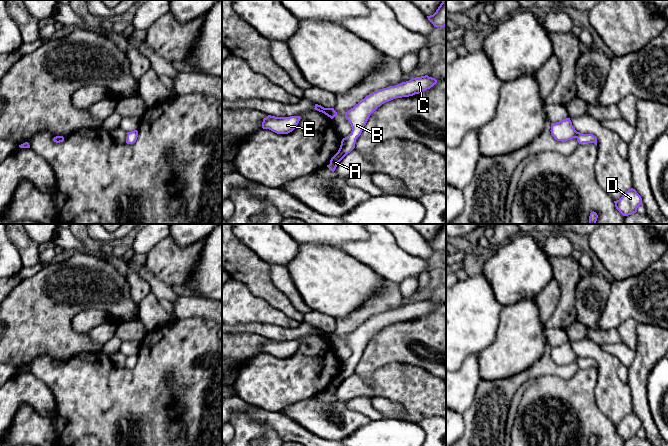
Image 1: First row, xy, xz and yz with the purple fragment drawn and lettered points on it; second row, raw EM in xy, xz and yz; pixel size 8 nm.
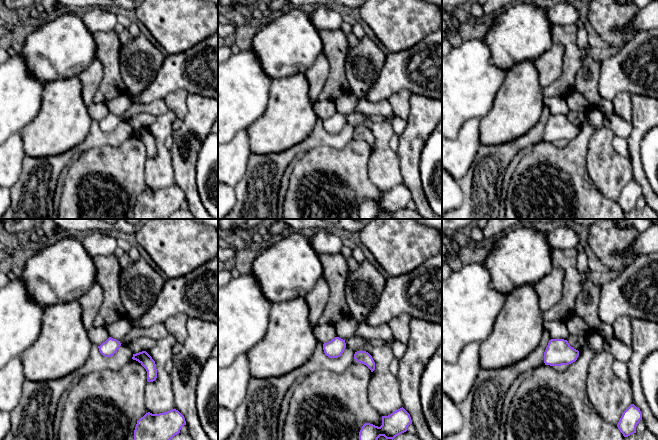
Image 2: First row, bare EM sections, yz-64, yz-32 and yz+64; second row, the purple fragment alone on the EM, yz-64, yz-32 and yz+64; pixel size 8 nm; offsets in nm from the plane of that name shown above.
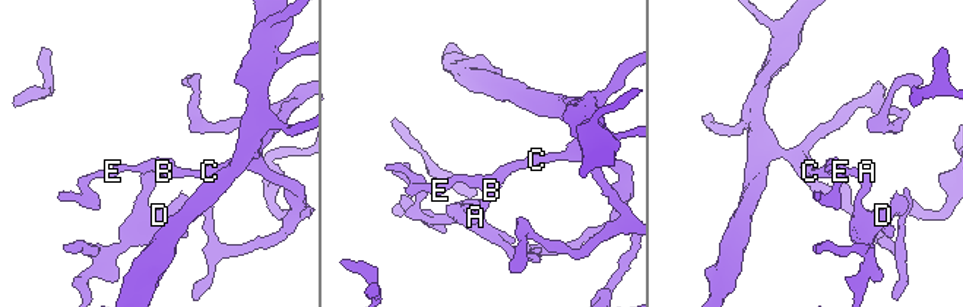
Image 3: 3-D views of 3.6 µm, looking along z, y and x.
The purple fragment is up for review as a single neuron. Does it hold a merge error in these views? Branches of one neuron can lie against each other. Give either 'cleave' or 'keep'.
keep

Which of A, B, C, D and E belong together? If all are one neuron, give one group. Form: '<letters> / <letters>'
A B C D E

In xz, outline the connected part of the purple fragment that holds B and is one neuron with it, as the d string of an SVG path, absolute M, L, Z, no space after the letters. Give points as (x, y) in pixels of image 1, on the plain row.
M428 299L412 302L395 310L377 314L362 323L345 337L352 355L342 363L338 376L331 382L327 391L334 396L338 387L355 372L356 363L361 359L370 339L382 328L396 322L409 321L430 313L437 307L435 302Z

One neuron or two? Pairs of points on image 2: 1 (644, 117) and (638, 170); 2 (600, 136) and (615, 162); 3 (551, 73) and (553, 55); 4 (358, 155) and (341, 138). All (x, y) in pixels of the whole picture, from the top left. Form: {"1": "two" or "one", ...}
{"1": "one", "2": "one", "3": "one", "4": "two"}

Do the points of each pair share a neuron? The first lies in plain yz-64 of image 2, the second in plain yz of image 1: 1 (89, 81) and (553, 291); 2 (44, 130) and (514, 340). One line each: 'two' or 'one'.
1: one
2: one

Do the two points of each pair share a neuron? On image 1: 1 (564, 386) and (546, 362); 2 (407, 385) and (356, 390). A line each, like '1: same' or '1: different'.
1: different
2: same

